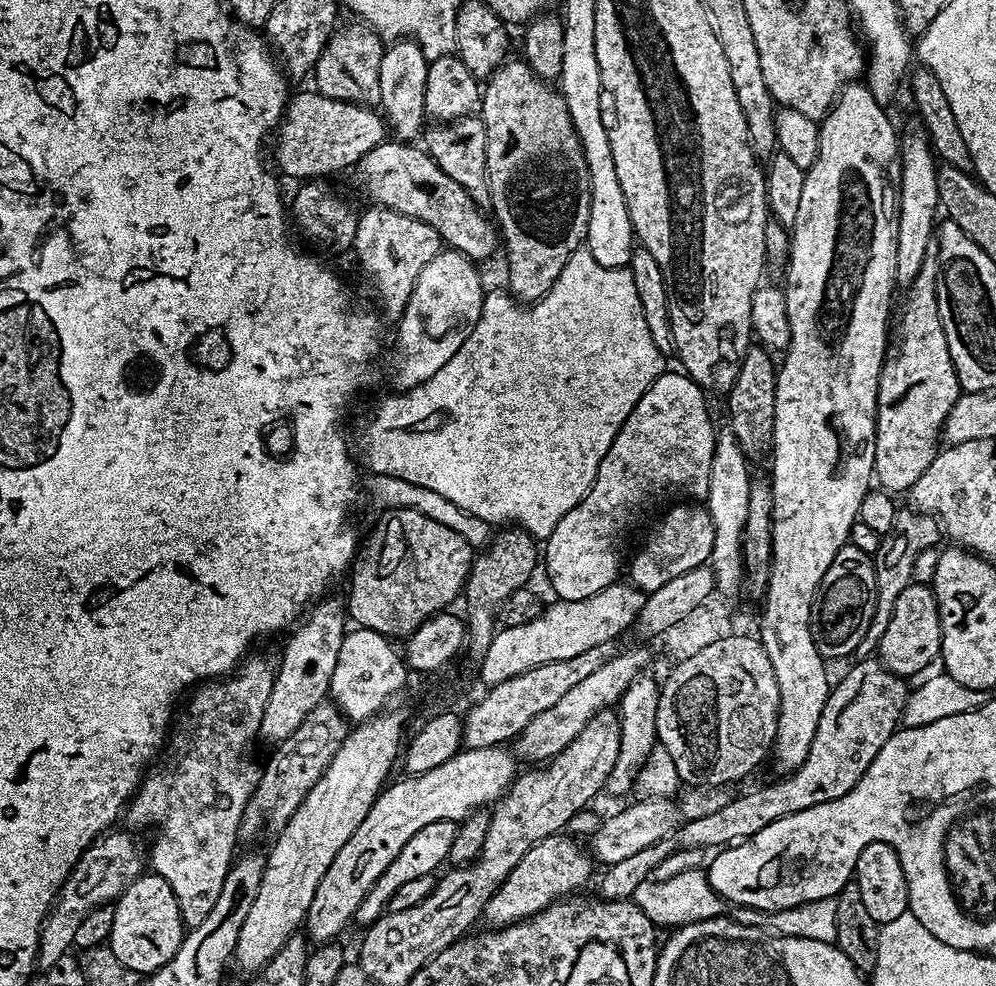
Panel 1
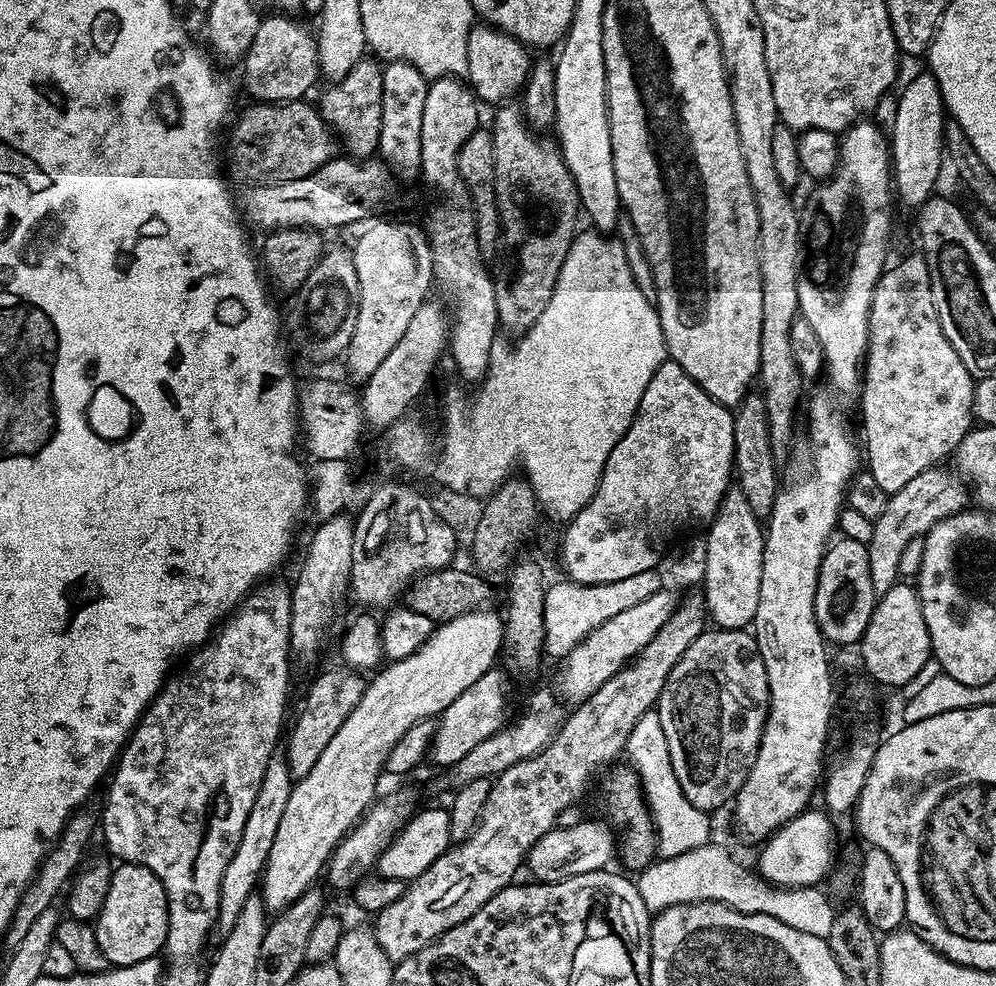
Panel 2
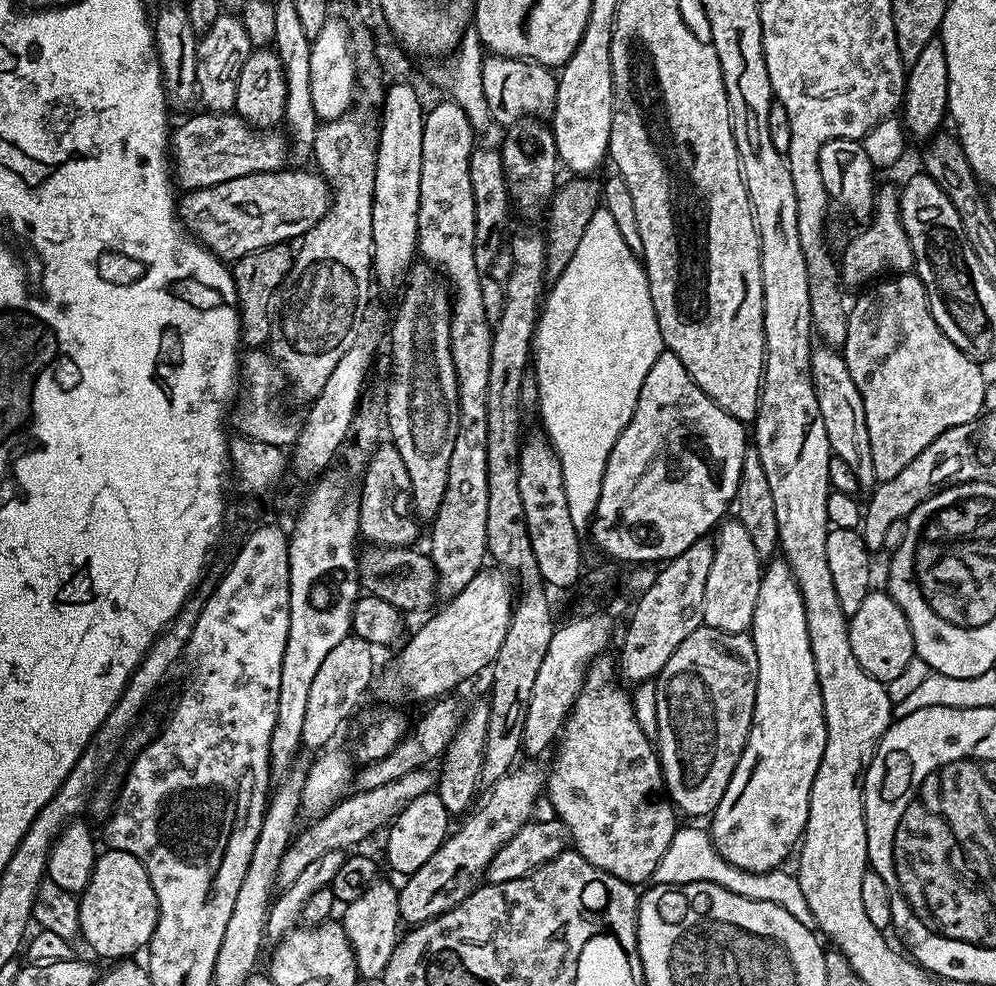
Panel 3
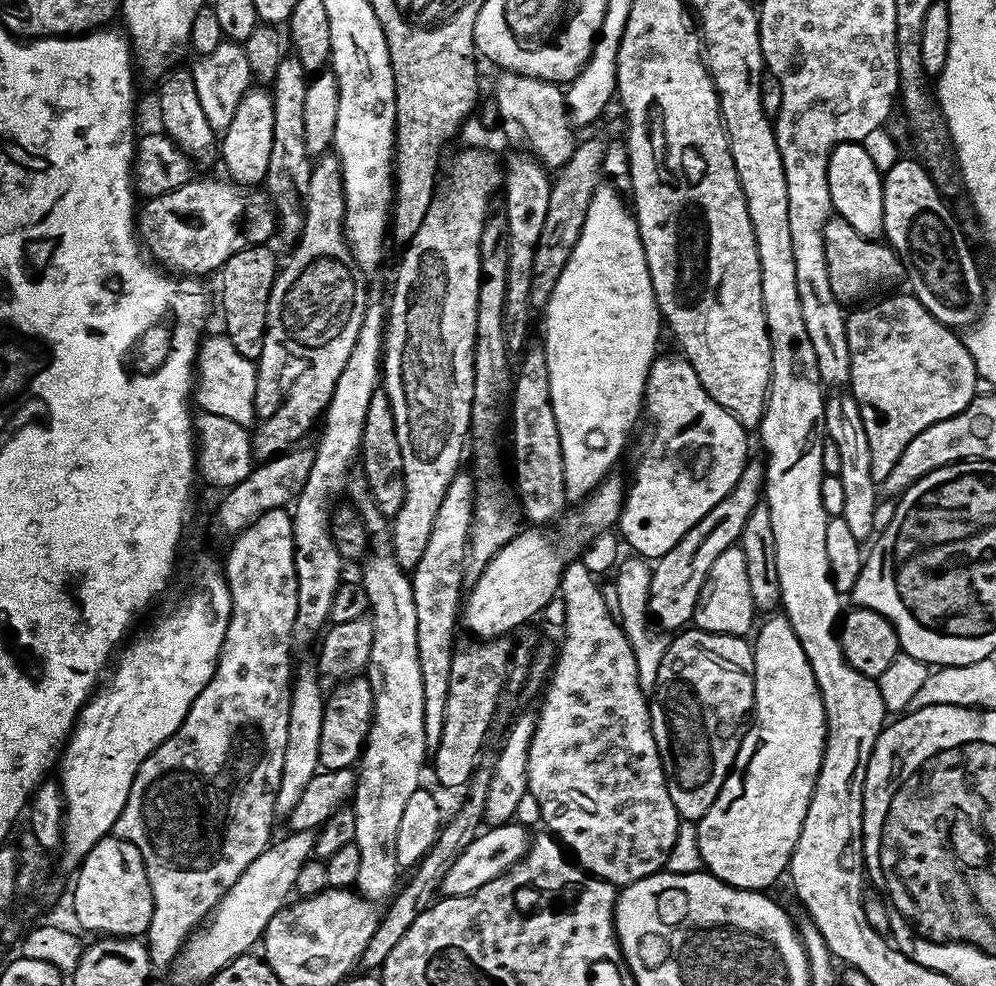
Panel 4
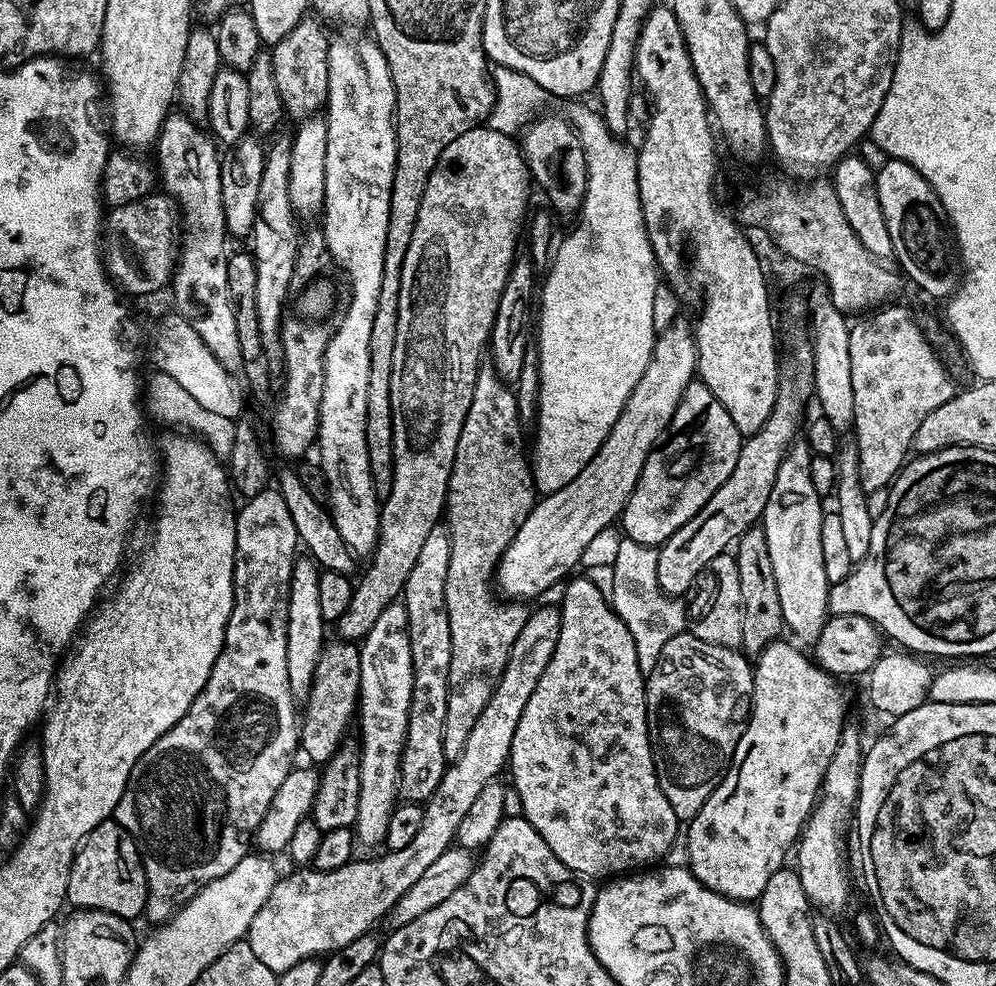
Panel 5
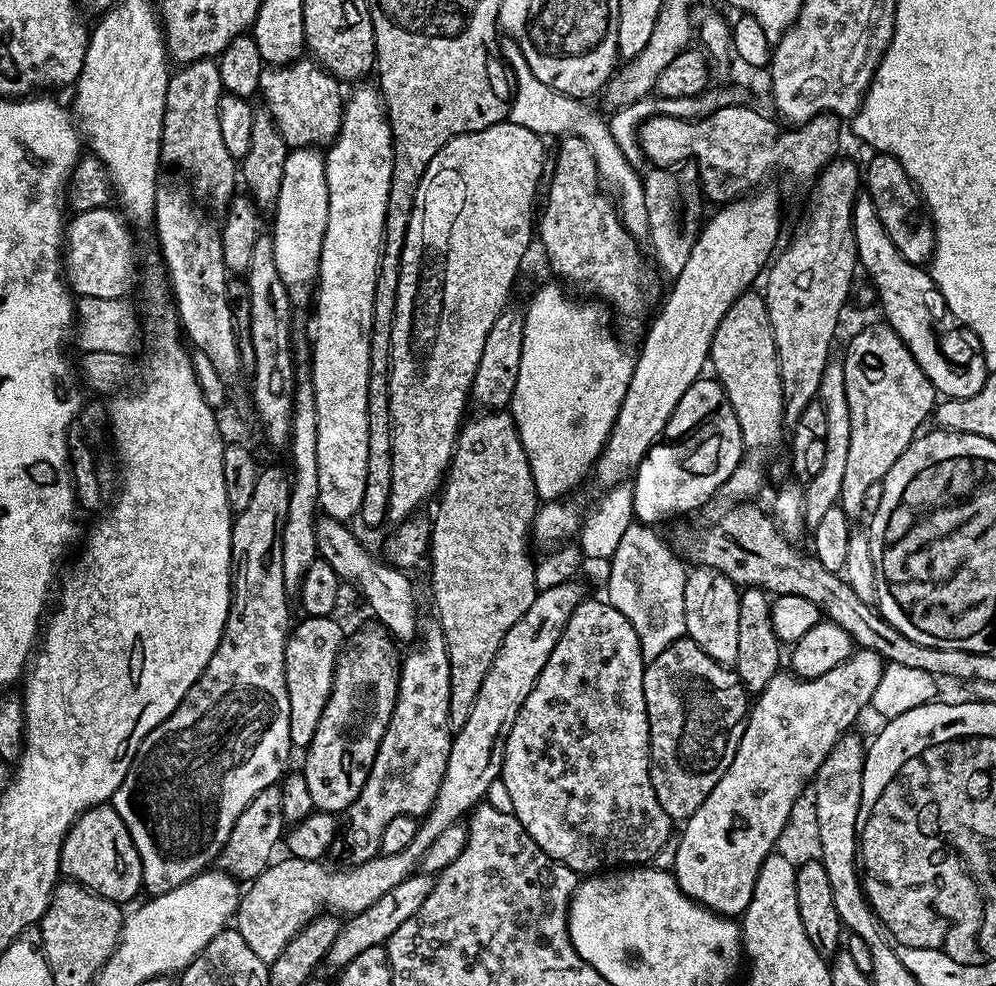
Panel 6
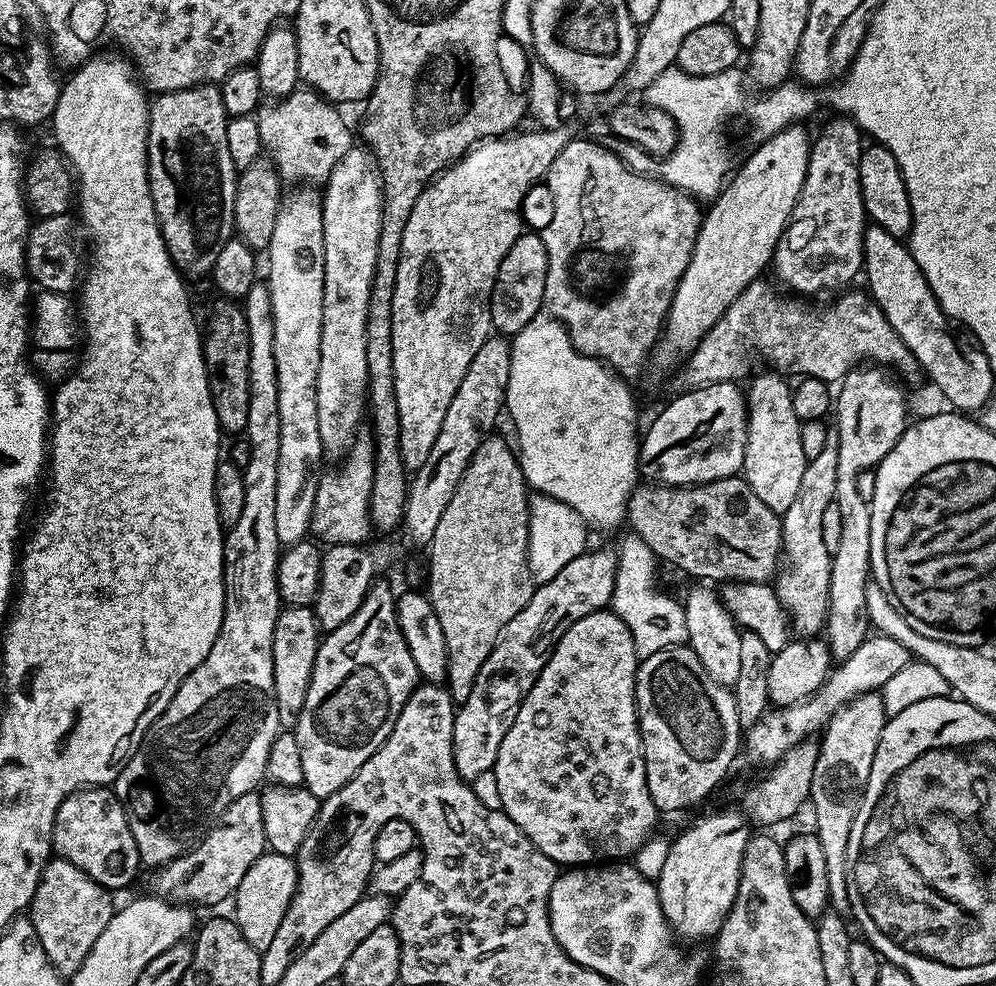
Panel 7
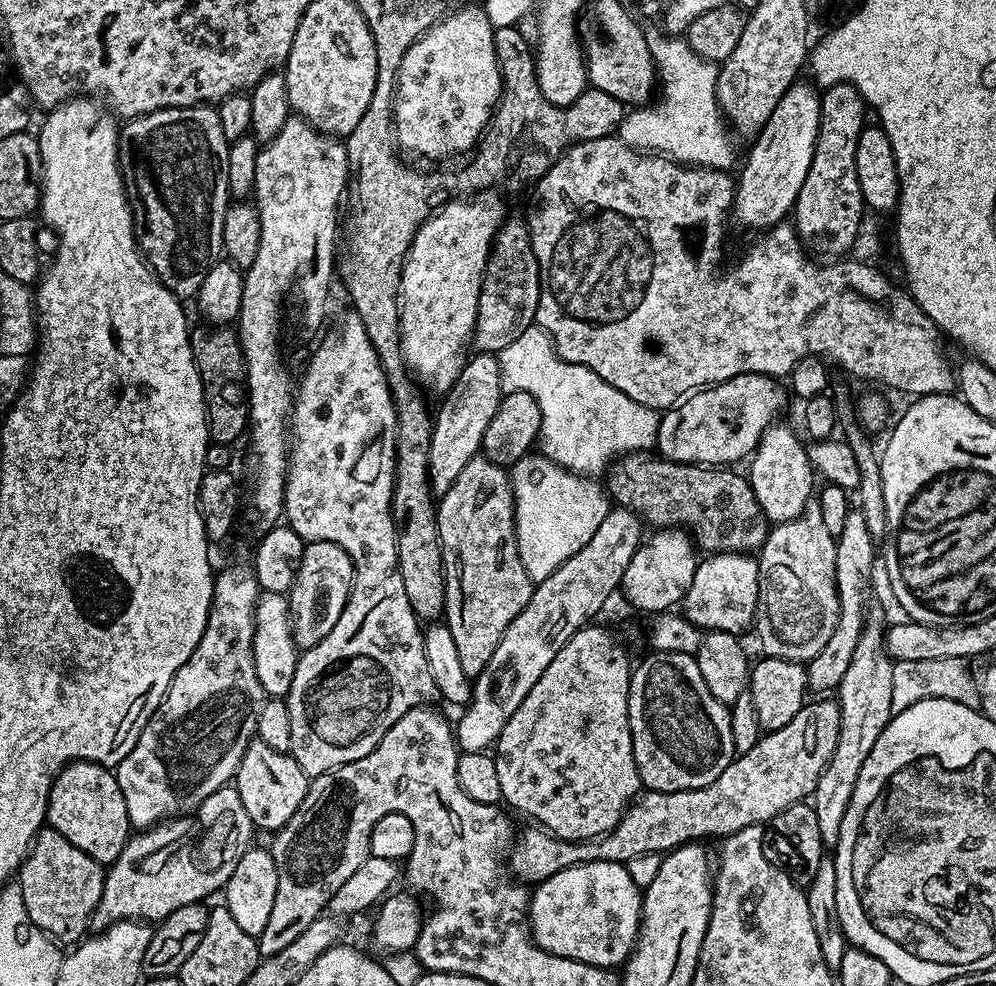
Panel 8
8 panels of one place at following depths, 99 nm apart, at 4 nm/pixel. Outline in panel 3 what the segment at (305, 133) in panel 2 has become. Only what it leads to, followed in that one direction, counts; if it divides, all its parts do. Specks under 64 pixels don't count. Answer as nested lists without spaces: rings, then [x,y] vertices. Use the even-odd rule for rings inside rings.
[[[201,111],[201,116],[192,116],[185,124],[175,125],[170,136],[170,160],[174,165],[174,180],[181,189],[213,188],[230,178],[242,178],[246,174],[278,172],[290,160],[290,140],[283,131],[276,128],[257,130],[232,112]]]

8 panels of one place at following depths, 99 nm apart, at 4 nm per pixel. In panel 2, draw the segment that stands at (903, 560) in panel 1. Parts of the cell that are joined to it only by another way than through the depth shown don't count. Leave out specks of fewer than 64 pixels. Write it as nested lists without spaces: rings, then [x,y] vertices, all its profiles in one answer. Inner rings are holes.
[[[940,466],[925,469],[916,478],[910,478],[910,482],[902,486],[902,490],[889,495],[880,517],[873,523],[872,537],[868,543],[870,574],[877,594],[890,590],[890,586],[898,583],[898,562],[908,543],[921,539],[925,532],[930,531],[939,520],[952,515],[953,511],[952,480]]]

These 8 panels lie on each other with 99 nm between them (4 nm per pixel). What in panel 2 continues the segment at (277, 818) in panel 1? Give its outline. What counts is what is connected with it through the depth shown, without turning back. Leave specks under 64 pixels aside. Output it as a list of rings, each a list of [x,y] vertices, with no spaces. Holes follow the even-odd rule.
[[[347,666],[340,668],[328,668],[312,685],[308,688],[308,693],[304,696],[304,705],[300,708],[300,713],[296,716],[296,725],[292,728],[292,734],[288,738],[288,765],[293,777],[299,778],[310,774],[314,767],[314,762],[318,762],[318,757],[322,755],[322,750],[330,743],[330,738],[338,734],[338,729],[342,727],[342,722],[350,718],[350,710],[358,706],[366,687],[366,680],[359,671]]]

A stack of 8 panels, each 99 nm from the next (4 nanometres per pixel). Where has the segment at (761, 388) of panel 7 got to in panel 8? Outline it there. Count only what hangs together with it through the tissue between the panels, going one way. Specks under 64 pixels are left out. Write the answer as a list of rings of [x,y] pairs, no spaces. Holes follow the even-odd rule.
[[[773,426],[765,432],[764,437],[760,439],[760,443],[754,450],[752,460],[752,472],[750,471],[750,483],[754,494],[758,498],[760,508],[764,512],[764,516],[773,525],[785,524],[791,520],[796,520],[803,516],[805,510],[810,506],[811,498],[814,496],[814,488],[812,492],[812,478],[814,479],[814,469],[808,461],[807,447],[799,440],[795,434],[788,428],[780,428],[781,426]]]

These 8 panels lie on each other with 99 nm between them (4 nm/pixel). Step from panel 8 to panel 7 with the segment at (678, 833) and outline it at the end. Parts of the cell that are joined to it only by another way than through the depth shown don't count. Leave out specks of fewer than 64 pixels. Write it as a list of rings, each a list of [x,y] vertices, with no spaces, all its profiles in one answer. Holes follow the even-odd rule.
[[[805,738],[793,746],[783,758],[767,769],[761,780],[756,780],[744,792],[742,811],[753,825],[780,824],[788,820],[800,807],[809,803],[812,795],[814,762],[820,753],[819,743],[815,739]]]

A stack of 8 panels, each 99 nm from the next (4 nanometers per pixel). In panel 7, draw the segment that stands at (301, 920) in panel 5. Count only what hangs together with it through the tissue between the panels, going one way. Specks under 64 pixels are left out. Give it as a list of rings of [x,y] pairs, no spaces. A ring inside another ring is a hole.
[[[608,548],[586,550],[574,562],[566,562],[550,582],[539,585],[533,591],[530,602],[518,610],[518,614],[504,628],[499,642],[494,646],[490,658],[482,662],[482,670],[478,670],[478,678],[474,678],[474,690],[470,690],[470,698],[466,698],[455,709],[454,734],[452,735],[452,749],[454,750],[454,766],[465,782],[478,778],[478,774],[492,771],[494,762],[498,758],[498,749],[502,746],[502,738],[506,738],[506,730],[514,722],[518,714],[518,706],[526,698],[526,694],[534,686],[538,674],[546,666],[550,654],[555,650],[557,642],[578,622],[578,618],[586,618],[586,614],[607,609],[612,602],[612,595],[616,589],[616,565],[618,556]],[[268,850],[263,856],[259,856],[246,870],[246,875],[242,877],[242,882],[238,882],[234,903],[236,903],[236,913],[234,919],[242,930],[242,938],[250,942],[259,953],[264,953],[270,946],[274,934],[278,931],[286,910],[296,893],[296,883],[298,874],[296,873],[296,861],[291,856],[283,856],[277,852]]]

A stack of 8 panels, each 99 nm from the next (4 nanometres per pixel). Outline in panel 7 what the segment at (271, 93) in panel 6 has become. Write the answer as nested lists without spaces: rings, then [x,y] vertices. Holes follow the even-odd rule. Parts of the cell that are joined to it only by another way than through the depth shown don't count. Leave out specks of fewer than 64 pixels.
[[[307,86],[297,87],[296,91],[288,96],[260,104],[255,113],[260,147],[278,170],[285,185],[327,185],[338,162],[342,162],[344,155],[354,147],[352,132],[339,111],[343,112],[333,101]]]

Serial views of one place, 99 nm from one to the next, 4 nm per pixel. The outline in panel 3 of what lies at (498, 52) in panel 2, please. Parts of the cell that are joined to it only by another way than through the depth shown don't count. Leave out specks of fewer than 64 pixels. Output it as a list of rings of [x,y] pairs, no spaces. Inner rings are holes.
[[[488,54],[483,57],[482,85],[493,121],[507,126],[527,116],[544,118],[556,105],[557,73],[544,64],[517,56]]]

